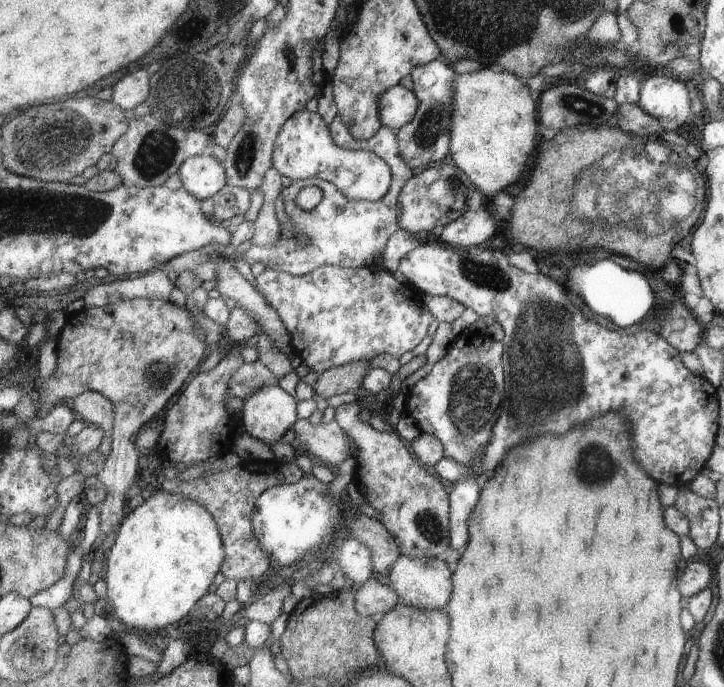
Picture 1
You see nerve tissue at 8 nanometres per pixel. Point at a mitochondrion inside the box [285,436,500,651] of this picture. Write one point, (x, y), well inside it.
(428, 523)

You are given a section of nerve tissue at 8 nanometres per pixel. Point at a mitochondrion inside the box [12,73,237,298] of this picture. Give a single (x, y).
(68, 134)

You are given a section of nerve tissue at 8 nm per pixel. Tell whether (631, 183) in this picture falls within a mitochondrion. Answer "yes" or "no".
yes

